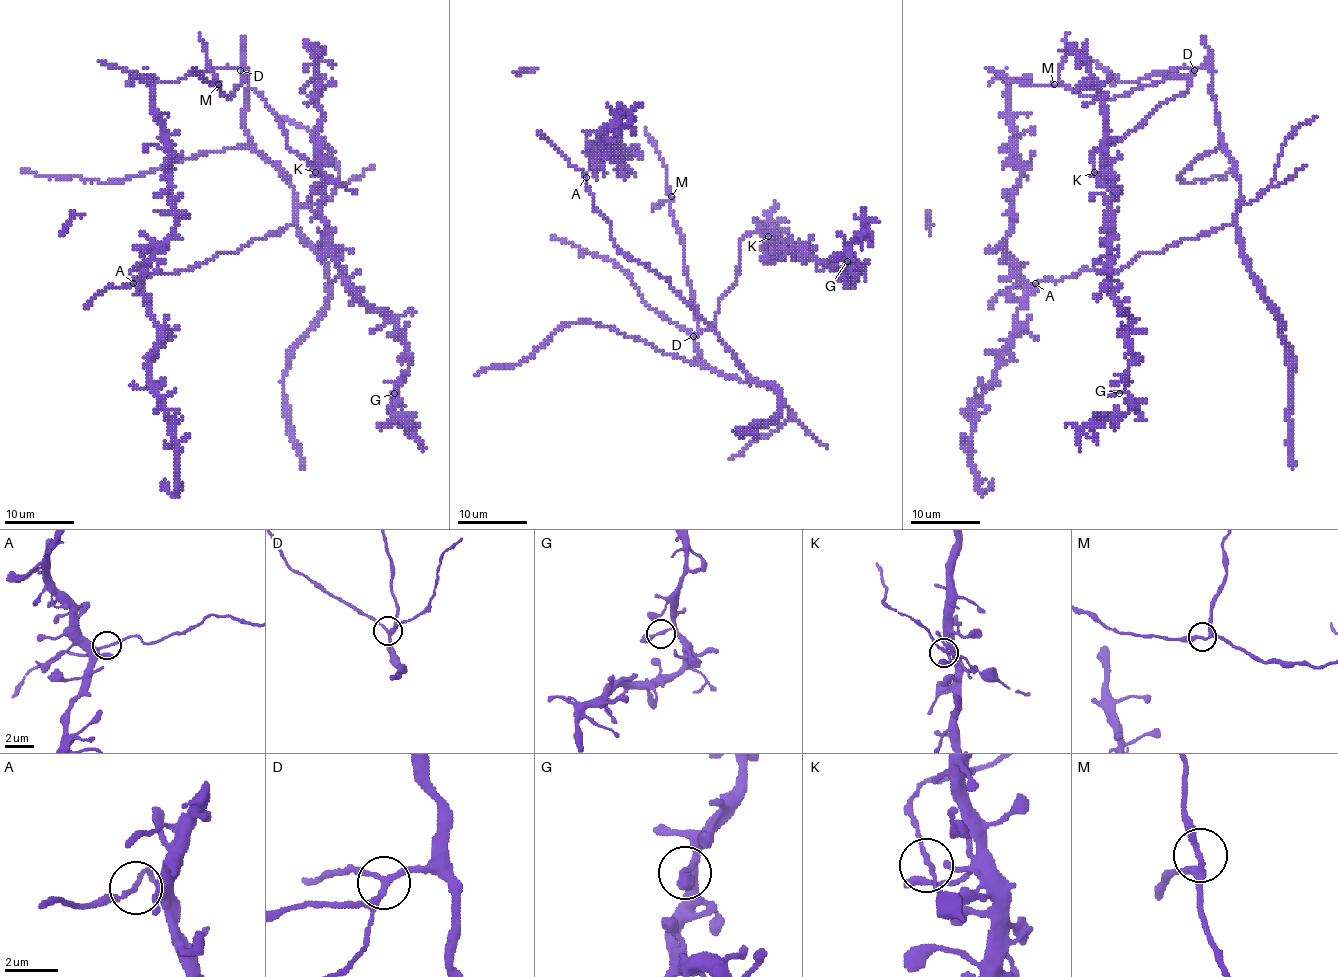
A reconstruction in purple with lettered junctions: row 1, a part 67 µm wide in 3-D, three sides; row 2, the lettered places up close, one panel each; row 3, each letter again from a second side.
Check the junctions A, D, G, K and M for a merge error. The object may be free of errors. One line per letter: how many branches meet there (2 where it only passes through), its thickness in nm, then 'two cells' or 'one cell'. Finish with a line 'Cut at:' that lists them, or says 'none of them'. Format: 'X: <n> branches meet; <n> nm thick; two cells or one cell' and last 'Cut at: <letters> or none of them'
A: 3 branches meet; 120 nm thick; one cell
D: 3 branches meet; 220 nm thick; one cell
G: 3 branches meet; 170 nm thick; one cell
K: 3 branches meet; 130 nm thick; one cell
M: 3 branches meet; 220 nm thick; one cell
Cut at: none of them

